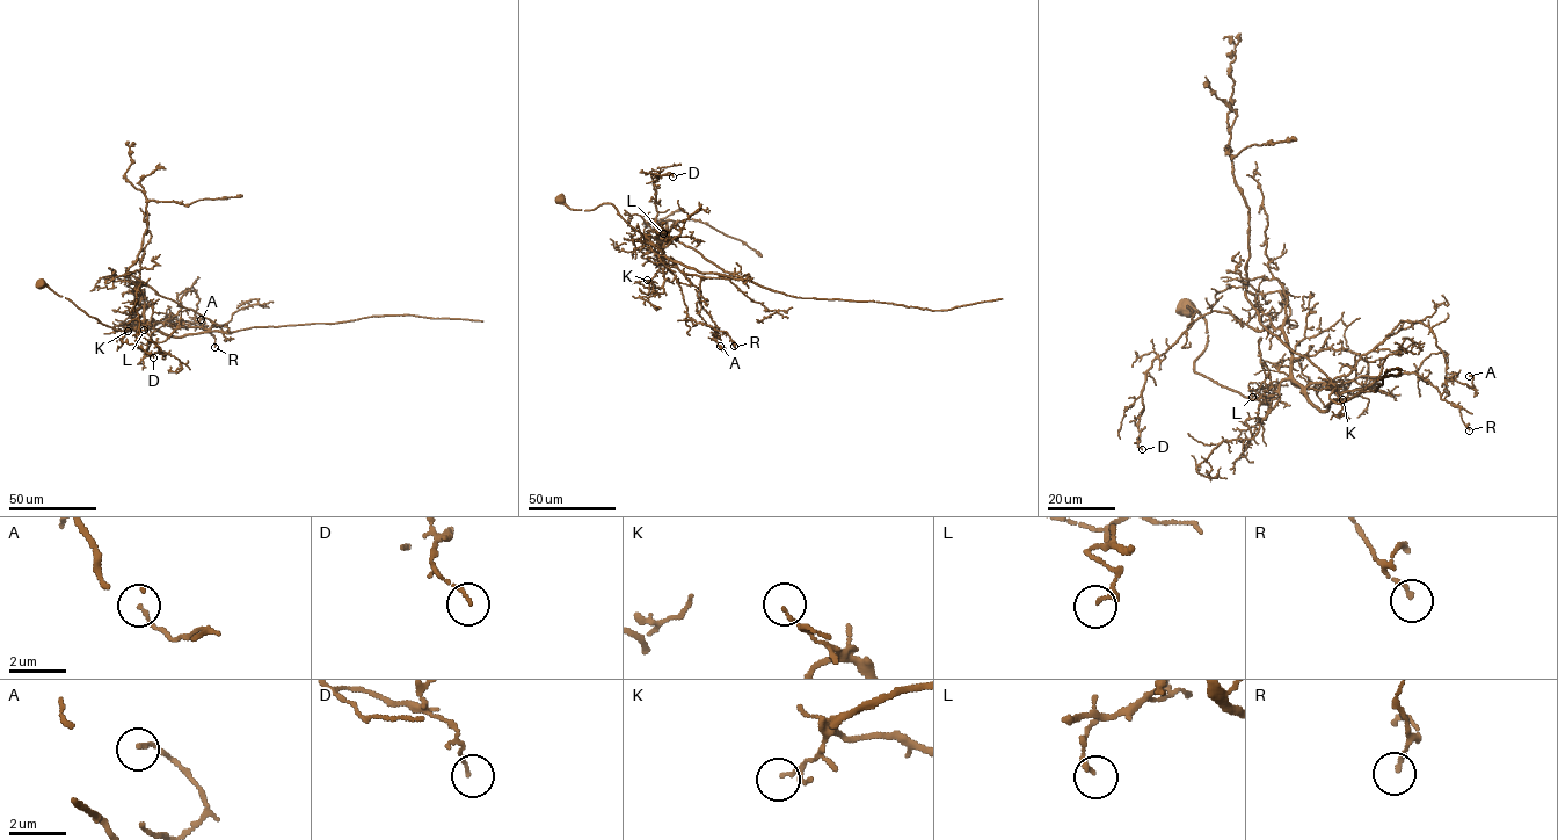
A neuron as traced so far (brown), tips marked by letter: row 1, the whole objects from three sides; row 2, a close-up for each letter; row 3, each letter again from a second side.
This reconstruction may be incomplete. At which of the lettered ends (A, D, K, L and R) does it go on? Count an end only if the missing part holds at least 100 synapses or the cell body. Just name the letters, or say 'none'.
none

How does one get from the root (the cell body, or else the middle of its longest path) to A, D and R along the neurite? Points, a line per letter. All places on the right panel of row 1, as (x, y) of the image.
A: (1186, 305), (1194, 370), (1250, 399), (1346, 376), (1403, 321), (1469, 376)
D: (1186, 305), (1206, 323), (1195, 371), (1250, 399), (1290, 377), (1279, 328), (1206, 313), (1145, 374), (1142, 449)
R: (1186, 305), (1208, 335), (1194, 370), (1246, 397), (1286, 379), (1414, 373), (1469, 431)

